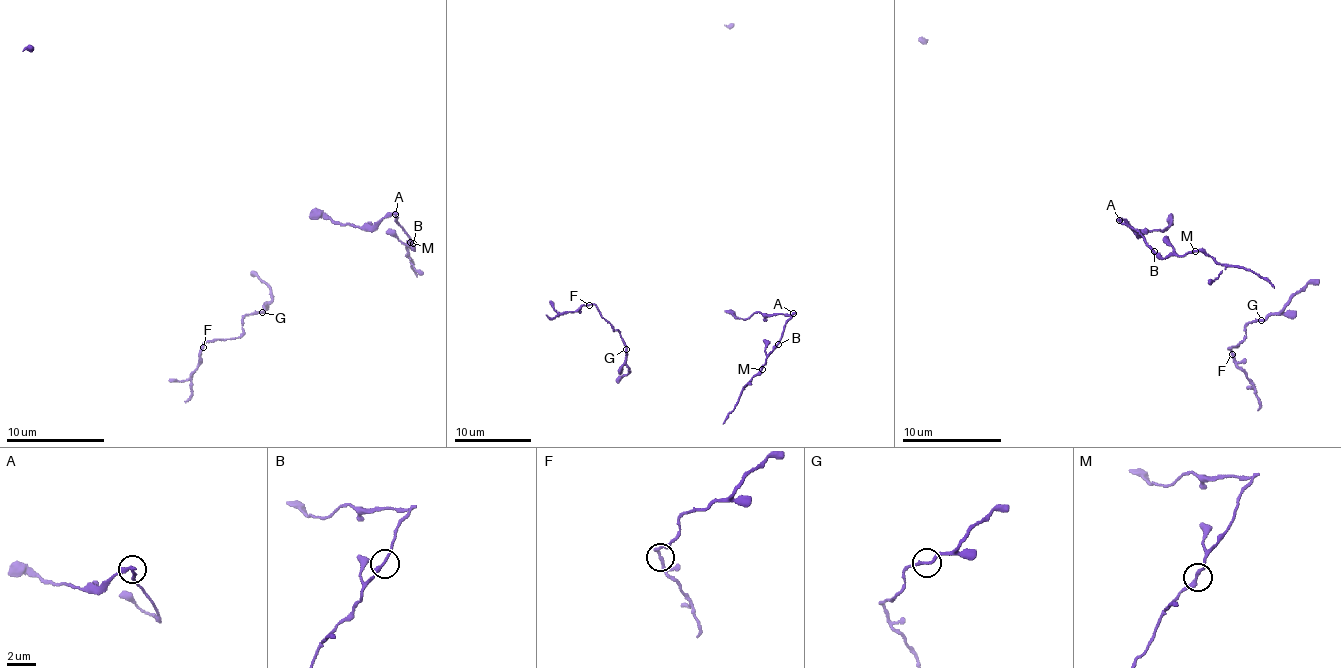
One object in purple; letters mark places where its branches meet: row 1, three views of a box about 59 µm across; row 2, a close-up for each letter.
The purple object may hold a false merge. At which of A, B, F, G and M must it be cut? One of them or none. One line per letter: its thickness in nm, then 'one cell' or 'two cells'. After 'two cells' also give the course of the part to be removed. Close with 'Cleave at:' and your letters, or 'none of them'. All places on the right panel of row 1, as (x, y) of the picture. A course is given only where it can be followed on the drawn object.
A: calibre 200 nm; two cells; course (1119, 221), (1128, 220), (1141, 232), (1168, 229), (1172, 221)
B: calibre 240 nm; one cell
F: calibre 200 nm; one cell
G: calibre 200 nm; one cell
M: calibre 240 nm; one cell
Cleave at: A

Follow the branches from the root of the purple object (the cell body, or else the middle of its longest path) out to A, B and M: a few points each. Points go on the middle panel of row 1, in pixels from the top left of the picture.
A: (731, 310), (737, 318), (749, 318), (755, 312), (792, 313)
B: (731, 310), (737, 318), (749, 318), (755, 312), (785, 315), (787, 322), (778, 344)
M: (731, 310), (737, 318), (749, 318), (755, 312), (786, 317), (782, 336), (762, 369)

